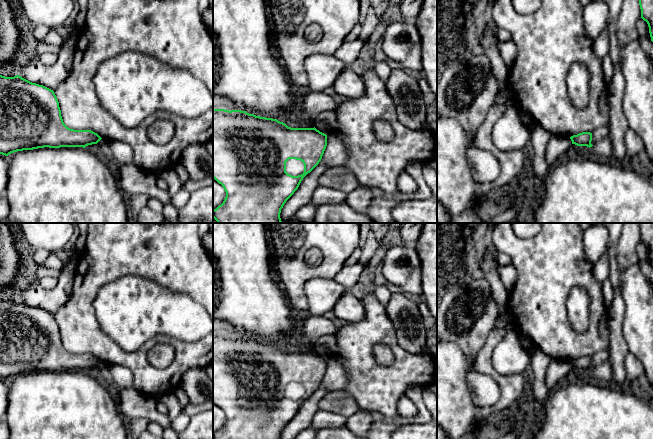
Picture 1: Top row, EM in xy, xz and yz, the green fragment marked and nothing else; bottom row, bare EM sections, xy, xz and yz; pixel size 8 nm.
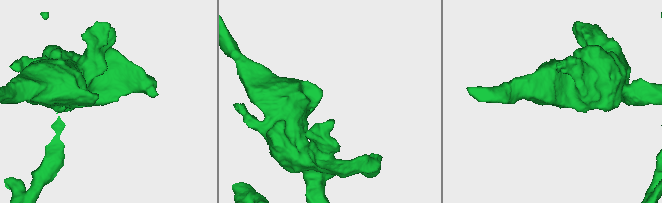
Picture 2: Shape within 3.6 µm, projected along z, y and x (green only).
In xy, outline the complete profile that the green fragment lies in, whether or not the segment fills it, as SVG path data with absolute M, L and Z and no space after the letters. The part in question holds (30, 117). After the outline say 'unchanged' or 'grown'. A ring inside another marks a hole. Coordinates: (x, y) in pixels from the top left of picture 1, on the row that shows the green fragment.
M0 75L0 154L38 148L83 147L97 144L102 138L91 130L68 128L62 119L53 90L32 83L19 75Z; unchanged

